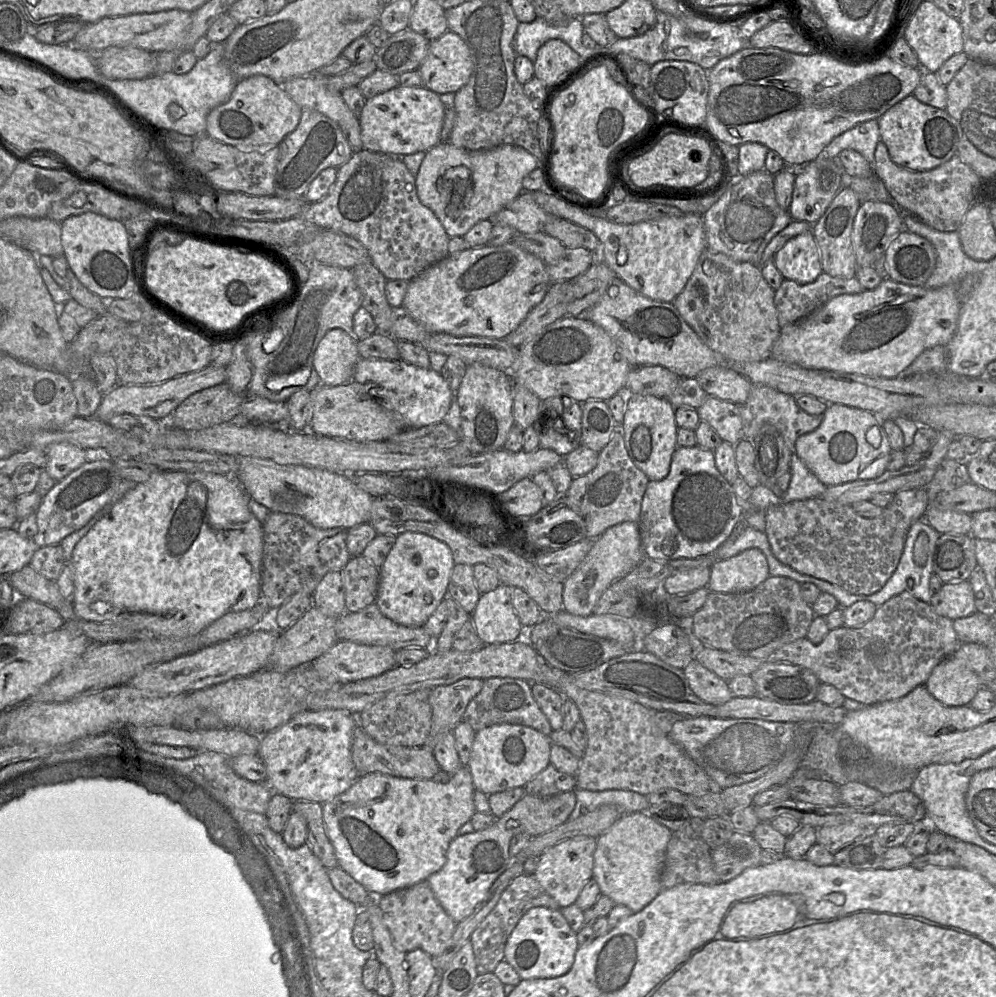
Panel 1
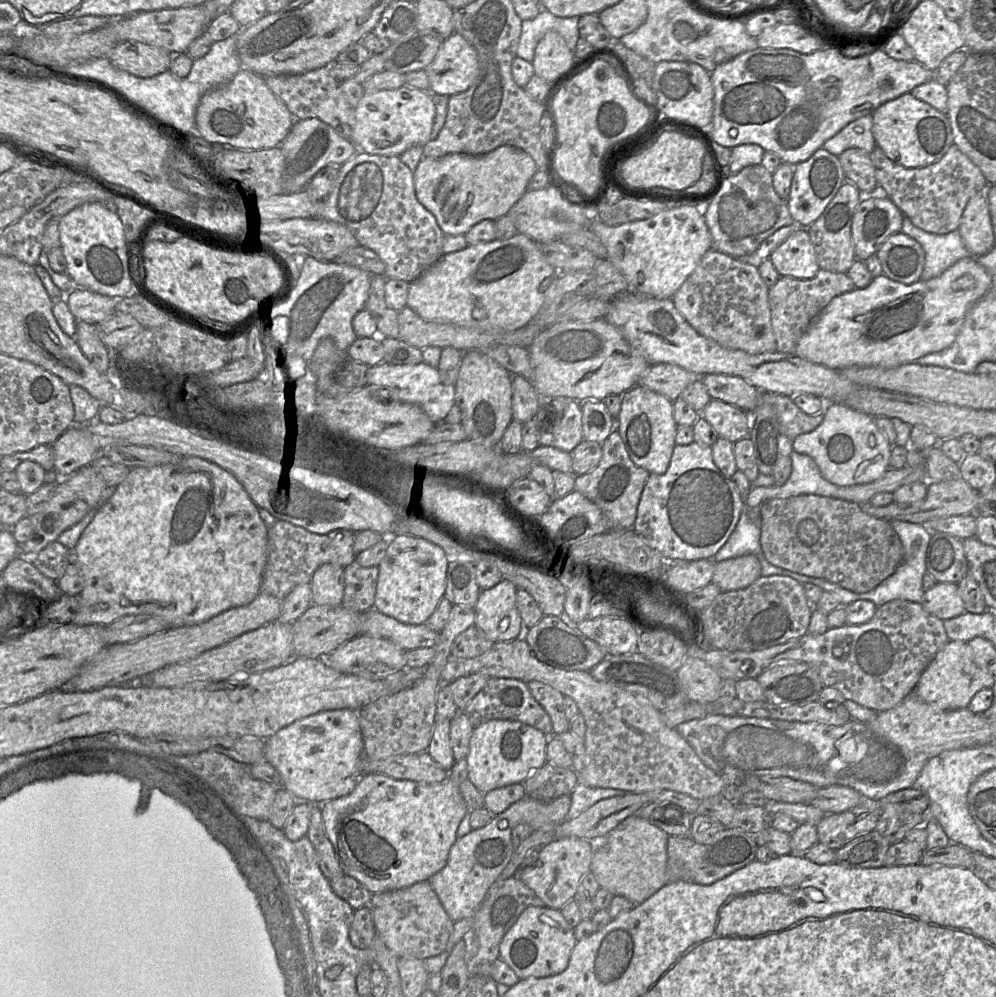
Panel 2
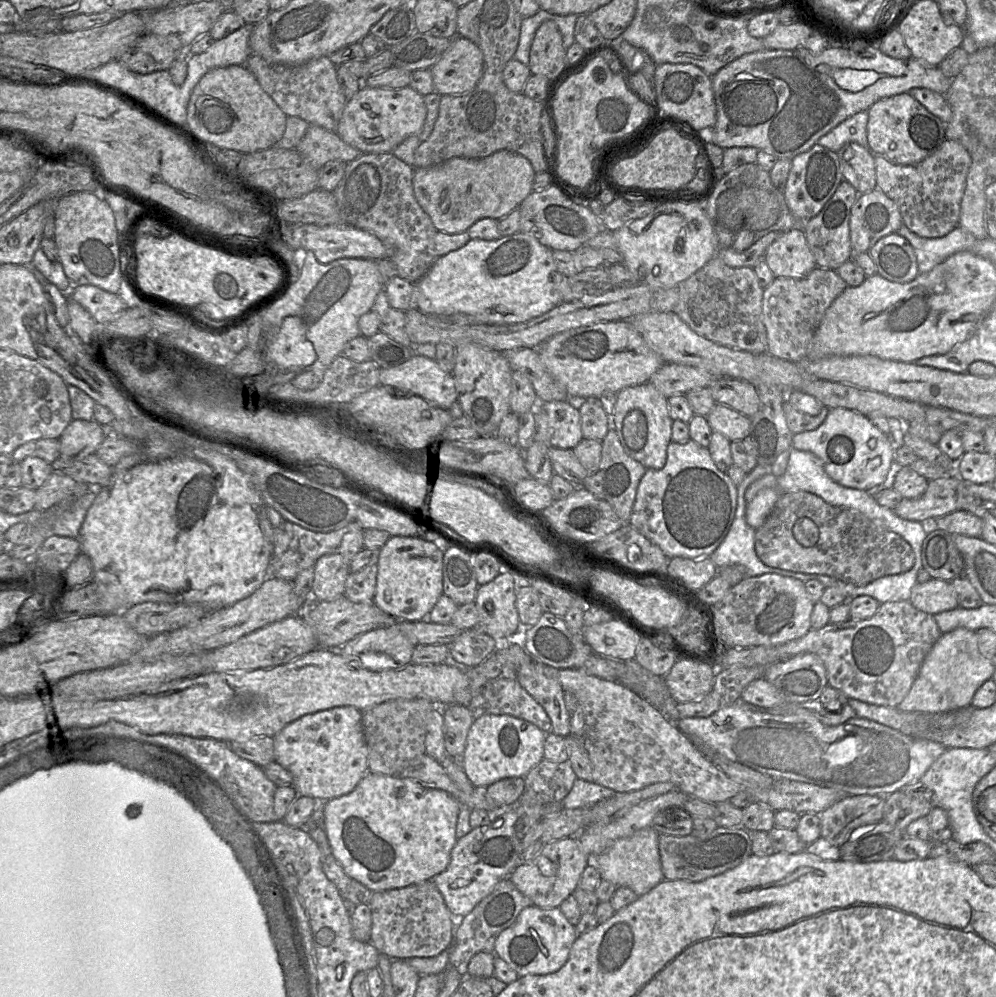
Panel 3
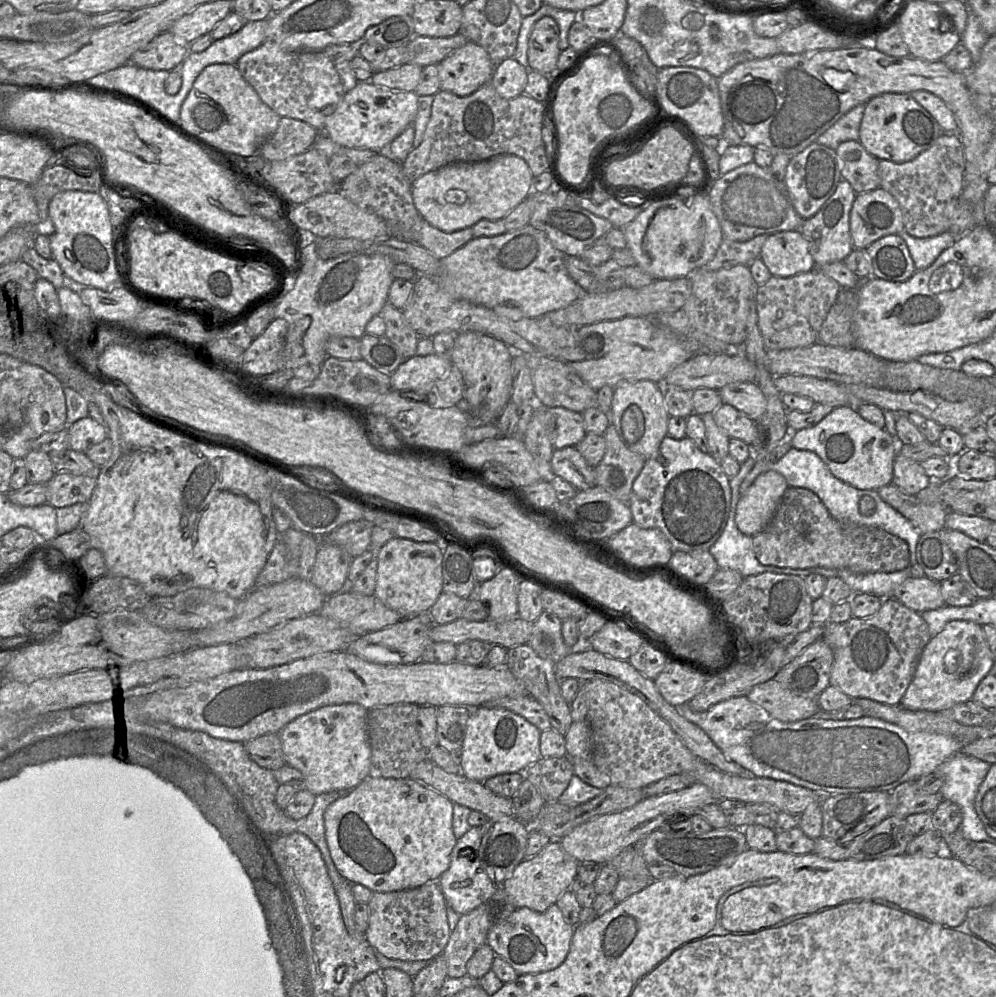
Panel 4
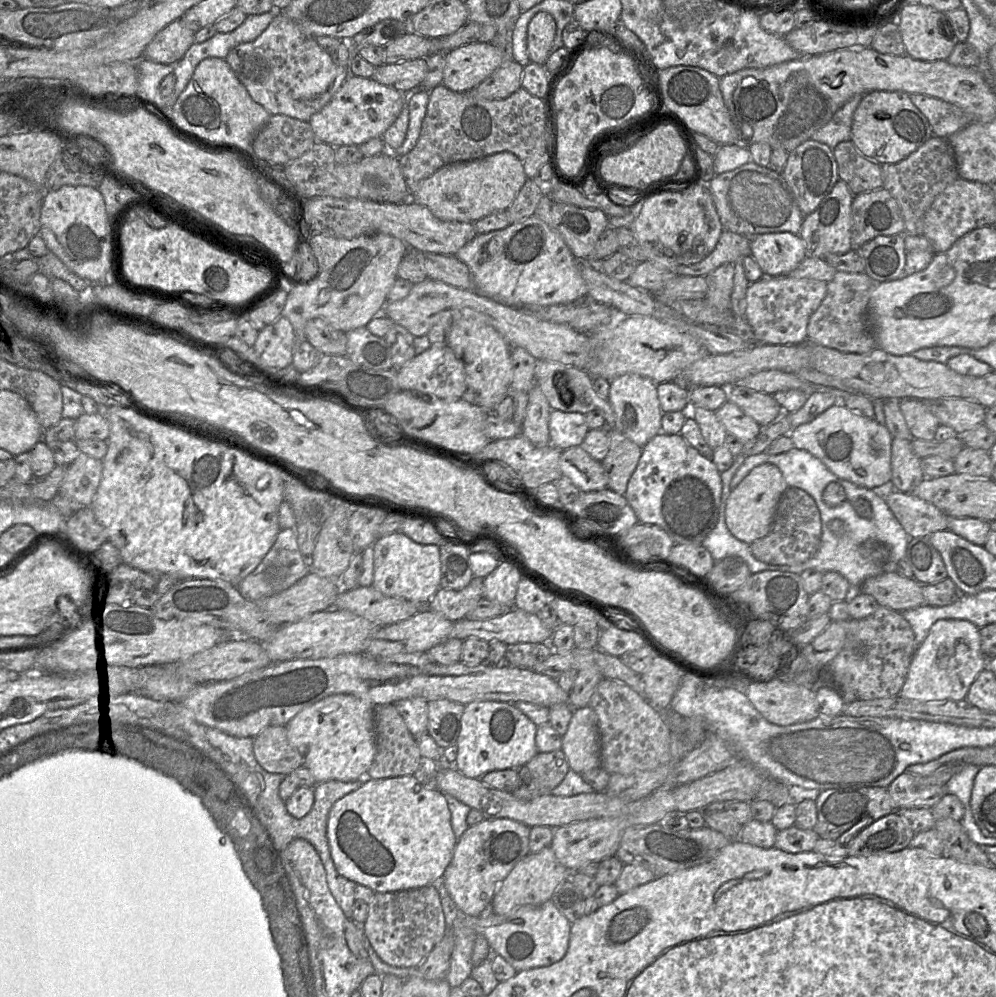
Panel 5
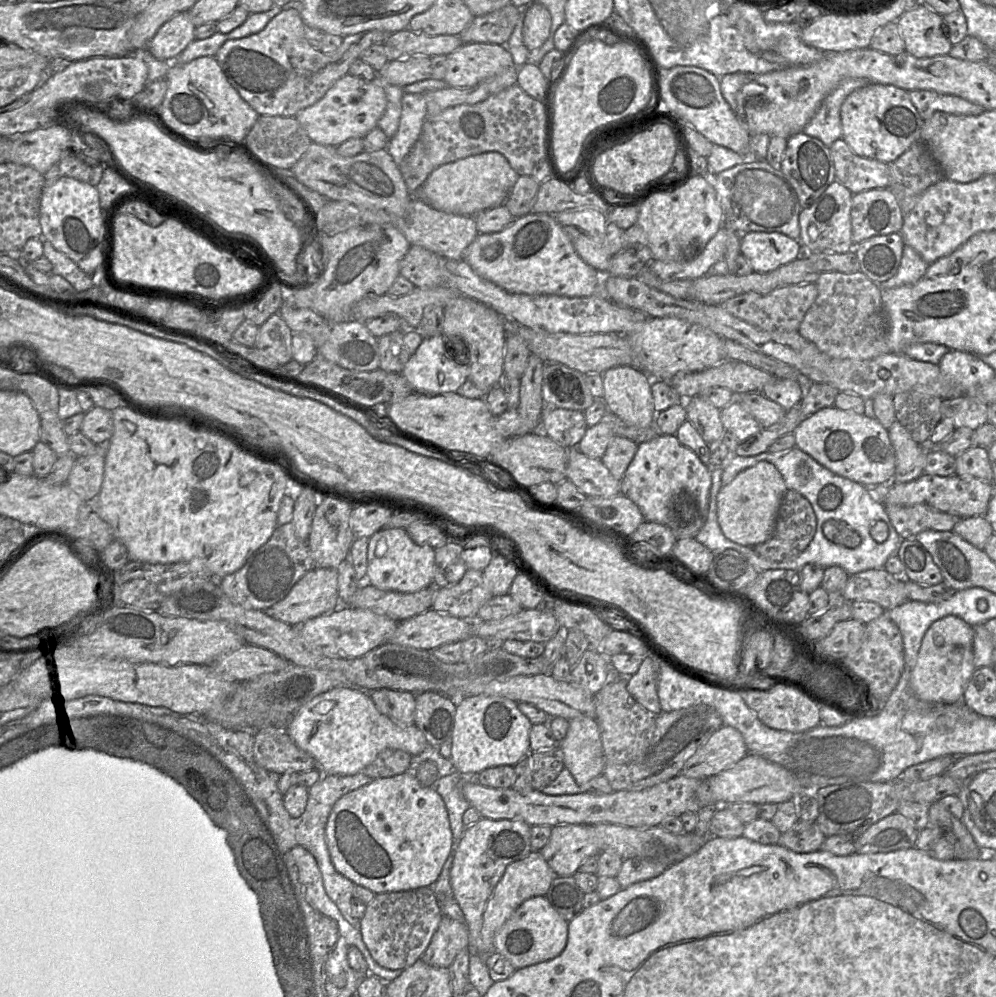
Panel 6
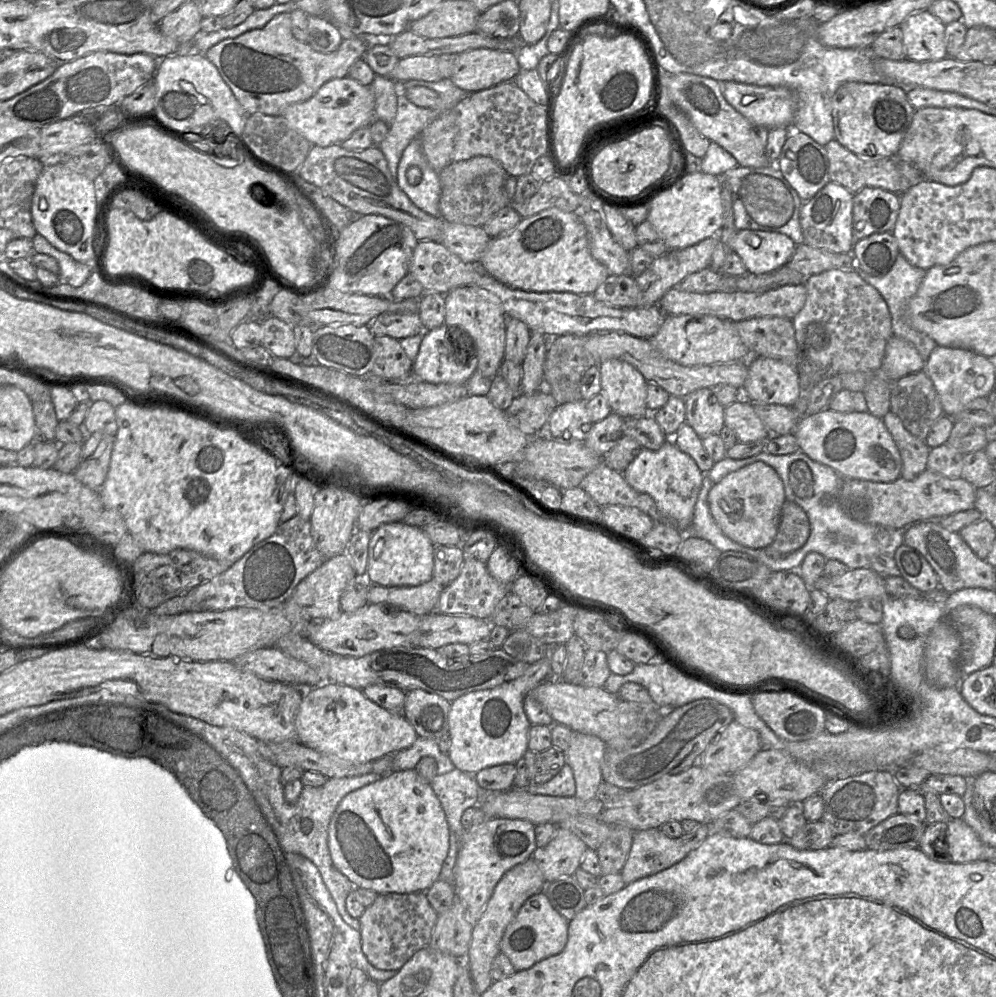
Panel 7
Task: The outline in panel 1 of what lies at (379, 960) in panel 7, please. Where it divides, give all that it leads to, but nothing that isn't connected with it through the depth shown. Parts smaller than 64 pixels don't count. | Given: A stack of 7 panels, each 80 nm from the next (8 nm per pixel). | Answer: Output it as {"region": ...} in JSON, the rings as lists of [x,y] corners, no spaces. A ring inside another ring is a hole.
{"region":[[[427,880],[377,897],[377,904],[394,944],[404,952],[421,949],[436,957],[445,950],[456,928],[457,923],[440,905]]]}

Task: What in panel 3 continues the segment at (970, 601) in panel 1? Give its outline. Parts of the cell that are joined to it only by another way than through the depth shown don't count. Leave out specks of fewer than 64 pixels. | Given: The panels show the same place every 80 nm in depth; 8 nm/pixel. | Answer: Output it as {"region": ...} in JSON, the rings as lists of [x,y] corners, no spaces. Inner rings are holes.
{"region":[[[932,578],[924,583],[916,583],[909,602],[918,610],[935,615],[958,607],[957,596],[949,581]]]}

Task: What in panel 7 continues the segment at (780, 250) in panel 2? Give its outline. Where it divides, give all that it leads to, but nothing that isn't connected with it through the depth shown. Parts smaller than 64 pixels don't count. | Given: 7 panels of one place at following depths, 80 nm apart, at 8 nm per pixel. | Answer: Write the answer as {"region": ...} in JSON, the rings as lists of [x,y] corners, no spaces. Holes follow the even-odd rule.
{"region":[[[741,229],[729,240],[729,250],[743,260],[747,271],[768,273],[788,263],[797,244],[779,232]]]}

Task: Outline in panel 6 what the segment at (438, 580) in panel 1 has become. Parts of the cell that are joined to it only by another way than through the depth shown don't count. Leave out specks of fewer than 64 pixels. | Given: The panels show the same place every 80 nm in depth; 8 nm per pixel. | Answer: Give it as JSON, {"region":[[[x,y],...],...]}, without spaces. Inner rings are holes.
{"region":[[[384,527],[369,538],[366,582],[385,591],[413,593],[433,585],[435,549],[417,544],[403,528]]]}

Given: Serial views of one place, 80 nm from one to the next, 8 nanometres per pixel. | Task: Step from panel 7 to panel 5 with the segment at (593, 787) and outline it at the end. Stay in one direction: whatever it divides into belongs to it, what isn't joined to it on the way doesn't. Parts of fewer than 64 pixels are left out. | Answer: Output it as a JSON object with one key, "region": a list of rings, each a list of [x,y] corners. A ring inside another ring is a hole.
{"region":[[[587,706],[573,711],[568,730],[562,737],[561,751],[565,754],[570,769],[578,774],[600,767],[598,719],[590,707]]]}

